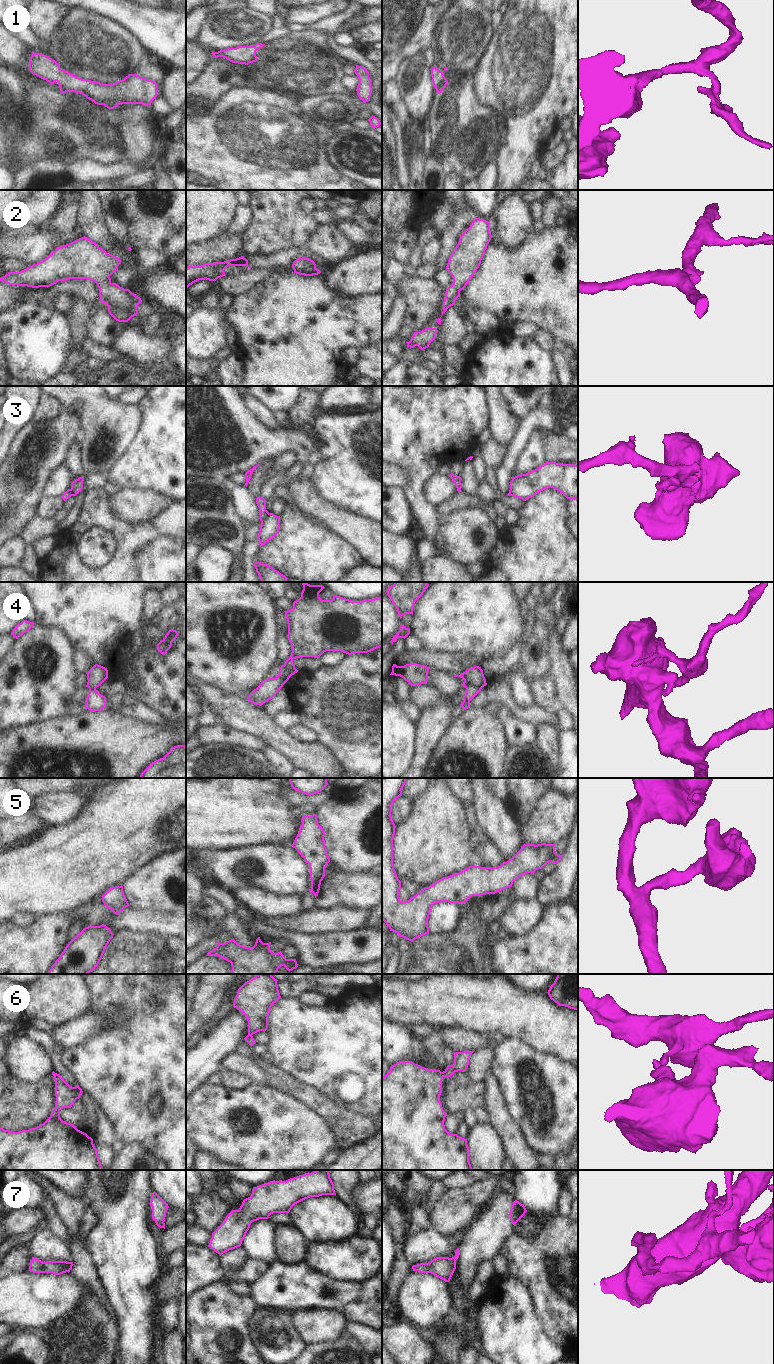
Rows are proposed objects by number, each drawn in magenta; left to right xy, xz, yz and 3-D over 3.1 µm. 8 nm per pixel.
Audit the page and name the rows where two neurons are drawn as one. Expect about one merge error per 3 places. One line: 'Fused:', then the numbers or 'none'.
Fused: 3, 4

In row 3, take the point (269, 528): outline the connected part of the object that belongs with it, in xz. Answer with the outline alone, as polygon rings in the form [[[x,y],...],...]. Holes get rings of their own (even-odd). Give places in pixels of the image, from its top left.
[[[269,513],[265,520],[261,521],[258,540],[260,547],[273,539],[280,530],[280,516]]]

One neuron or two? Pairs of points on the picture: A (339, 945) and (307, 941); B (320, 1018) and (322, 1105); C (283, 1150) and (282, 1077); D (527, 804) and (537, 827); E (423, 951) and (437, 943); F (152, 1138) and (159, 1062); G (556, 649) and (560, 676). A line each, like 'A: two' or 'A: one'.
A: one
B: two
C: two
D: two
E: one
F: one
G: one

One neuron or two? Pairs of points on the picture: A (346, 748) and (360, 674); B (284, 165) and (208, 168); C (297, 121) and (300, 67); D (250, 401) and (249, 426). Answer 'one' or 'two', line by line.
A: one
B: one
C: two
D: two

